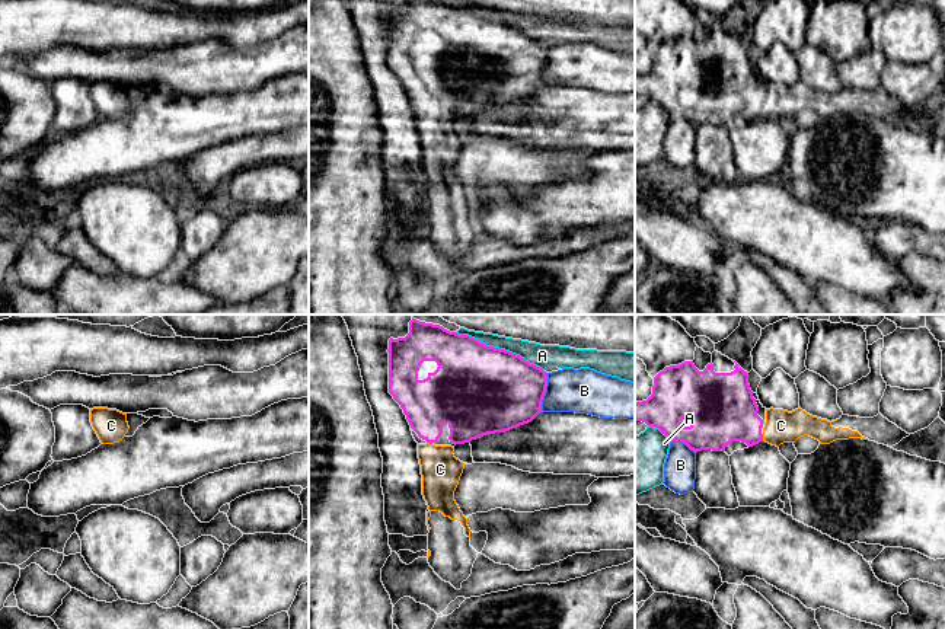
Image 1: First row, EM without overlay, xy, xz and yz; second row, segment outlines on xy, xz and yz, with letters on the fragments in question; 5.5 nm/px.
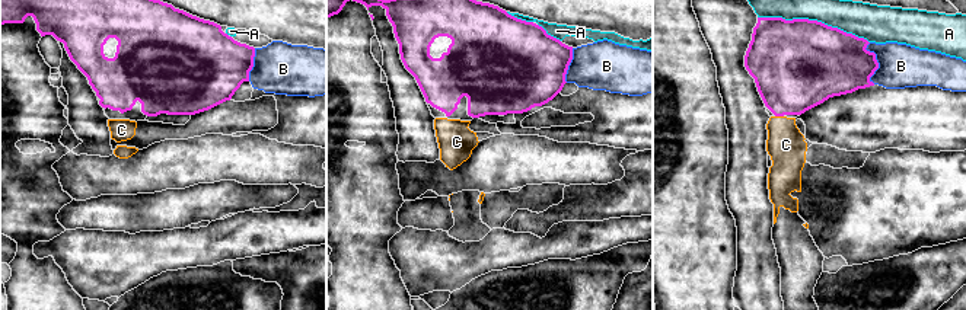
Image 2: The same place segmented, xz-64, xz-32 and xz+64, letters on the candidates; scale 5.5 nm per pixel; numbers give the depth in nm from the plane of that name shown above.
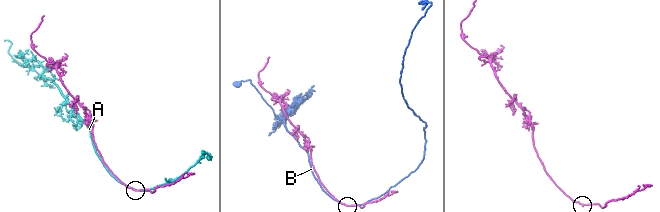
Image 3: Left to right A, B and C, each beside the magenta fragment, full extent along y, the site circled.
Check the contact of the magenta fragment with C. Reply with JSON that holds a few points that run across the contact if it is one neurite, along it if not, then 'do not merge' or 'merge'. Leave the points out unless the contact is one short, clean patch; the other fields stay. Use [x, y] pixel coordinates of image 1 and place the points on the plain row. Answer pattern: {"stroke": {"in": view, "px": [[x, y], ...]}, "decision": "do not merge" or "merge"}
{"stroke": {"in": "yz", "px": [[725, 85], [762, 111], [772, 108], [781, 99]]}, "decision": "merge"}

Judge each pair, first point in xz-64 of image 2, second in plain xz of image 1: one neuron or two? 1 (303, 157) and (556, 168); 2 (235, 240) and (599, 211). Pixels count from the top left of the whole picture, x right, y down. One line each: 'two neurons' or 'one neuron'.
1: one neuron
2: two neurons

